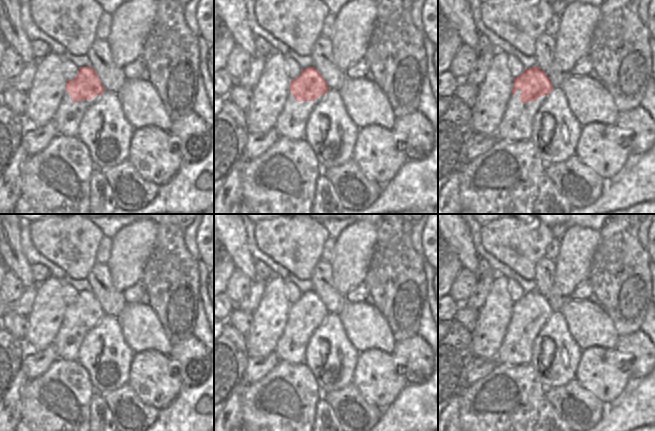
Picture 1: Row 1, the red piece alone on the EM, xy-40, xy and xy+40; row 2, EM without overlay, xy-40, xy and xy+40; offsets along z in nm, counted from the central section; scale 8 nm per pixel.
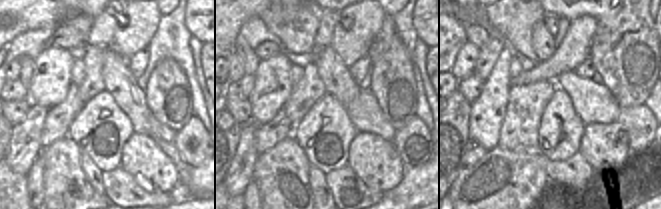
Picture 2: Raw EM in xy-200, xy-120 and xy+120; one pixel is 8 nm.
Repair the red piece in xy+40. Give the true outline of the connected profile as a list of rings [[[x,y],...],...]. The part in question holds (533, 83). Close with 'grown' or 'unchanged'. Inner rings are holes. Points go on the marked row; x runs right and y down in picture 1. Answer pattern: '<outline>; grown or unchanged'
[[[537,66],[525,69],[518,77],[513,79],[511,95],[520,89],[519,100],[522,103],[536,101],[538,97],[548,95],[553,86],[547,75]]]; unchanged

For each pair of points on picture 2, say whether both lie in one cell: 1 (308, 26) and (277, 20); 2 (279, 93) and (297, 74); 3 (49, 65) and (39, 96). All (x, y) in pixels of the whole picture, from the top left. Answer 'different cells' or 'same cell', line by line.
1: same cell
2: different cells
3: same cell

